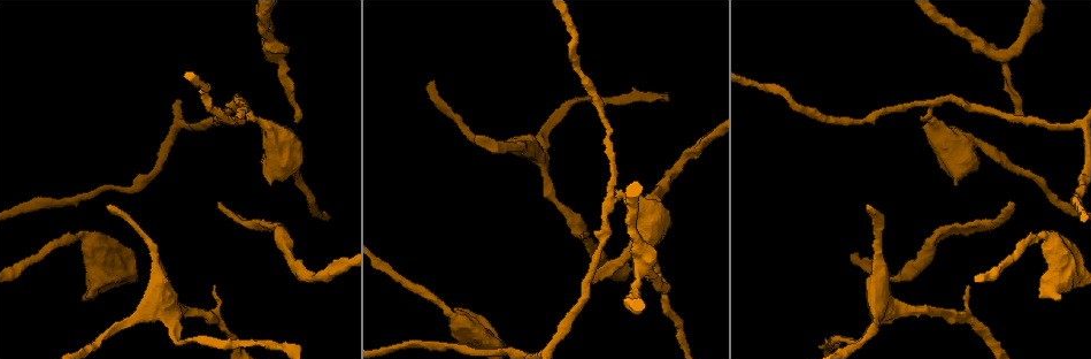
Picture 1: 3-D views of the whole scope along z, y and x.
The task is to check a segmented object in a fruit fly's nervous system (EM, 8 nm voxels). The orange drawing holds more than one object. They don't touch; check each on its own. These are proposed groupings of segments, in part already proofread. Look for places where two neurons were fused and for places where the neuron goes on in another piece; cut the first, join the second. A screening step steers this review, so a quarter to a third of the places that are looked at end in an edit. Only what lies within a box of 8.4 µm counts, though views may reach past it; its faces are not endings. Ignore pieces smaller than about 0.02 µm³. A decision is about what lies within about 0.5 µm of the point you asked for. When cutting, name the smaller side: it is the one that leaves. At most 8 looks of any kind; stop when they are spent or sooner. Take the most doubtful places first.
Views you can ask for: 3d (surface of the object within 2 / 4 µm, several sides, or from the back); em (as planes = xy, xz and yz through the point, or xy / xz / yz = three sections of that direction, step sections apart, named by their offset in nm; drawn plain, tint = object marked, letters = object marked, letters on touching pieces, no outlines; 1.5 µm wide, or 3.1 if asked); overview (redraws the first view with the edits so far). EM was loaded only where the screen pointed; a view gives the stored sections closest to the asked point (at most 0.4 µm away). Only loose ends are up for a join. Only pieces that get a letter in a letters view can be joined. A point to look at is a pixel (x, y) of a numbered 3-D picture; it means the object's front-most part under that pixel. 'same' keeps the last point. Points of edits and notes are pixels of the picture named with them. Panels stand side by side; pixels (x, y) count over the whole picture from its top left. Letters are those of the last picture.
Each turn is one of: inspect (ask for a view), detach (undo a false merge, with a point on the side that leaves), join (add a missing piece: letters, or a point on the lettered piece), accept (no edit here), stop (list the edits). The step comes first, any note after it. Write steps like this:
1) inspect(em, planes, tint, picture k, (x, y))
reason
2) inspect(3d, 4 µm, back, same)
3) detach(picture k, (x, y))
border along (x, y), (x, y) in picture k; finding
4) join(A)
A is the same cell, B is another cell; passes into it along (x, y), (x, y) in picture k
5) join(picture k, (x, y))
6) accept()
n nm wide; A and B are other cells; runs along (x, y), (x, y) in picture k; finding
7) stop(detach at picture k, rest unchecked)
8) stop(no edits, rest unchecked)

inspect(3d, 4 µm, picture 1, (268, 52))
sharp bend

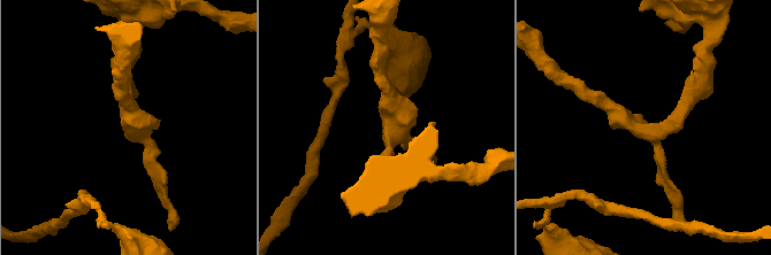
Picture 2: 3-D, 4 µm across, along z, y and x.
inspect(em, xz, step 8, tint, picture 2, (133, 130))
3 arms; now the EM

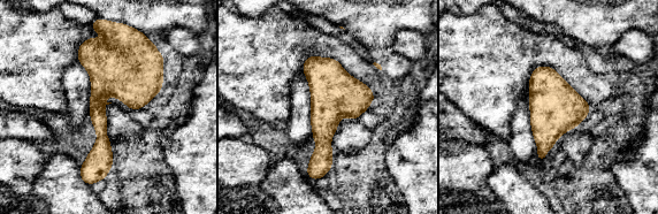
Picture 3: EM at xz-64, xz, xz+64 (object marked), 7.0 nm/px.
inspect(em, planes, letters, same)

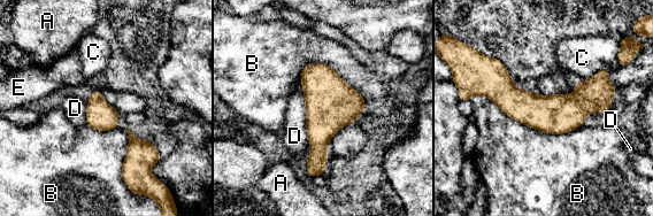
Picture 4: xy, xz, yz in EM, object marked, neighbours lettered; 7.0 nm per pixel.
accept()
A, B, C, D and E are other cells; border along (300, 82), (310, 148) in picture 4; one neuron here

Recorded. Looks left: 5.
inspect(em, planes, tint, picture 1, (619, 197))
three arms meet

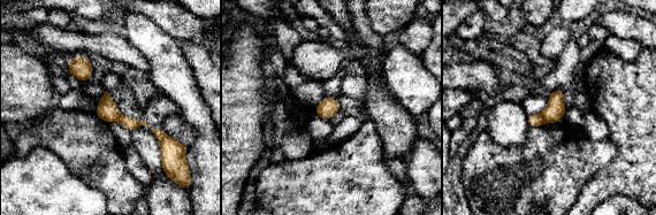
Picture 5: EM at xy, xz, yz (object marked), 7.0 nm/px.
inspect(em, planes, letters, same)

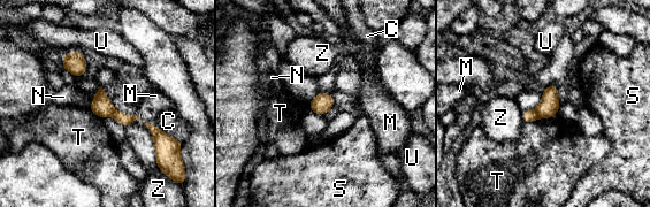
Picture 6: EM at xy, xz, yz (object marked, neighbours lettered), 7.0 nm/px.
detach(picture 6, (549, 106))
C, M, N, S, T, U and Z are other cells; border along (534, 109), (538, 116) in picture 6; two neurons meet here

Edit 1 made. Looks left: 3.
inspect(em, planes, tint, picture 1, (877, 324))
thick turns thin

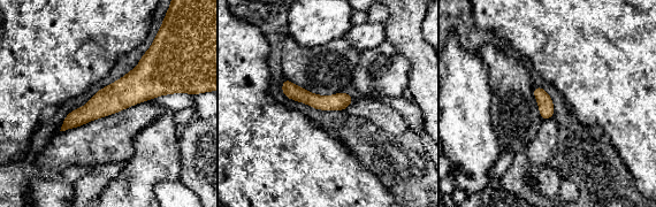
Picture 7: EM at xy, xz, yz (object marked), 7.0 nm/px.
inspect(em, planes, letters, same)

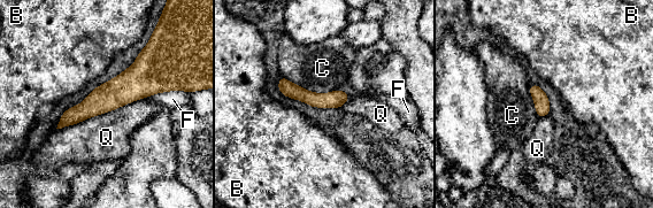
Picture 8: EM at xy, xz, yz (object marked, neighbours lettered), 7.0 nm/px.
accept()
B, C, F and Q are other cells; border along (146, 97), (56, 129) in picture 8; one neuron here

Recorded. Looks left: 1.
stop(detach at picture 6, rest unchecked)

